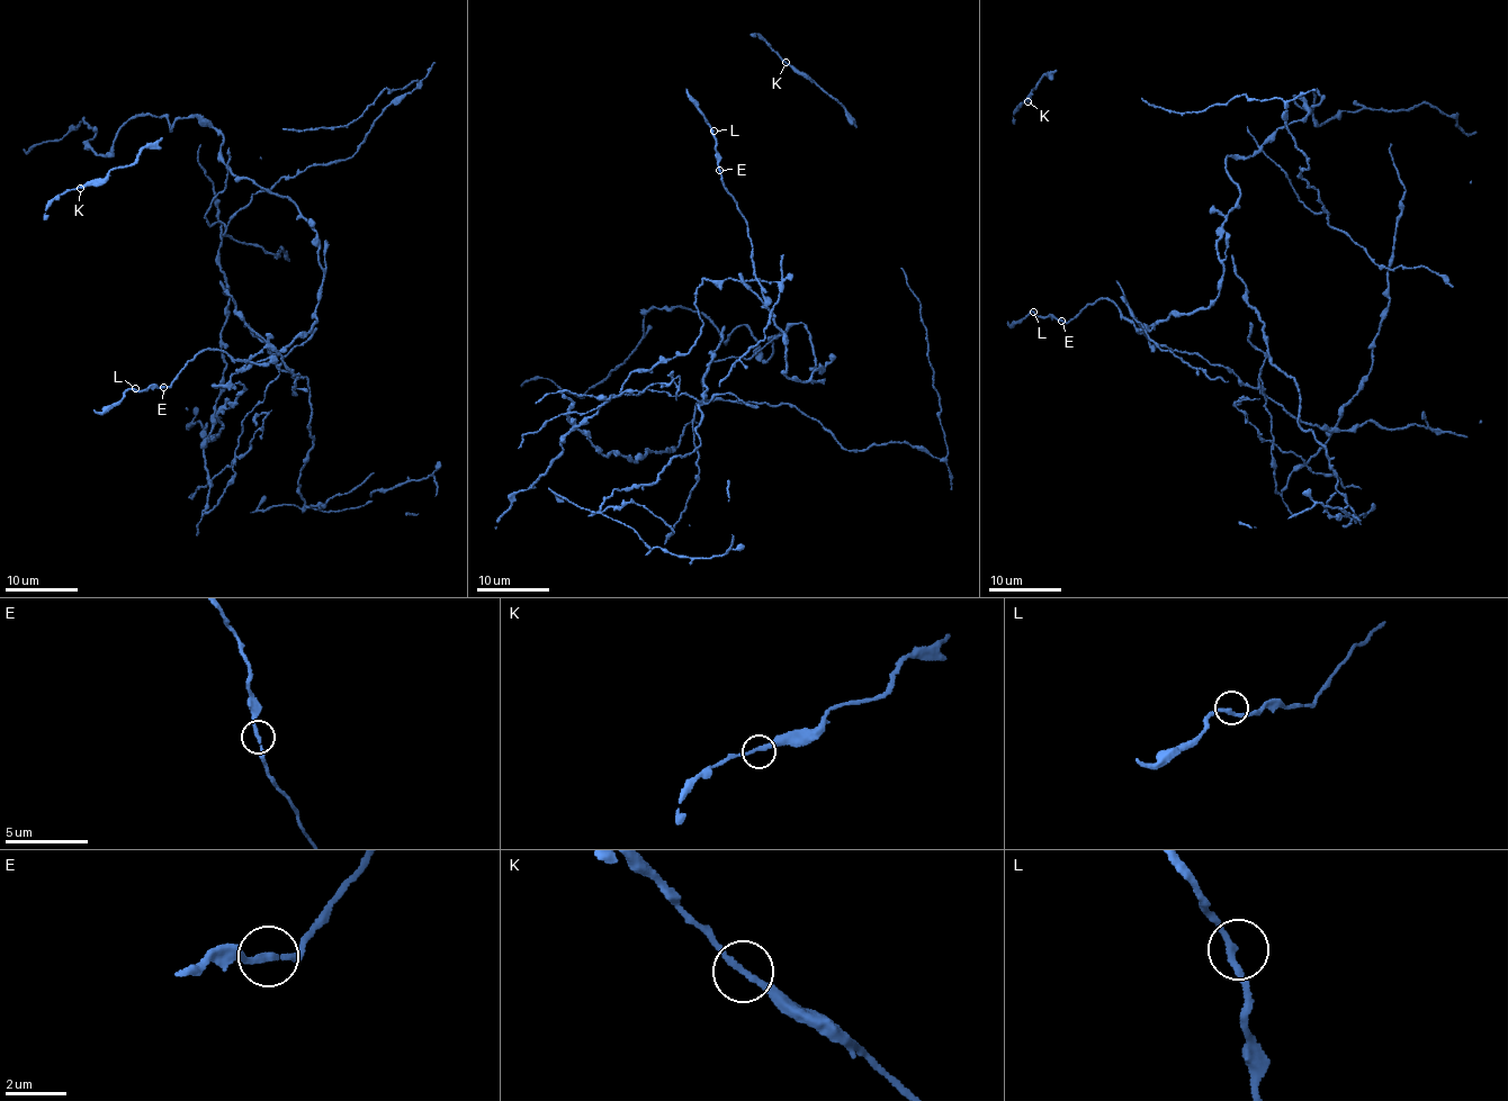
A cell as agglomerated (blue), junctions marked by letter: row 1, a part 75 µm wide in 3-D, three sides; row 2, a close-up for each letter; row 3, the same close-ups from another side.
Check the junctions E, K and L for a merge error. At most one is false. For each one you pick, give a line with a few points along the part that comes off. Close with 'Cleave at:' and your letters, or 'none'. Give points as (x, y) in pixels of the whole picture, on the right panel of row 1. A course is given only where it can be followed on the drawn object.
Cleave at: E

